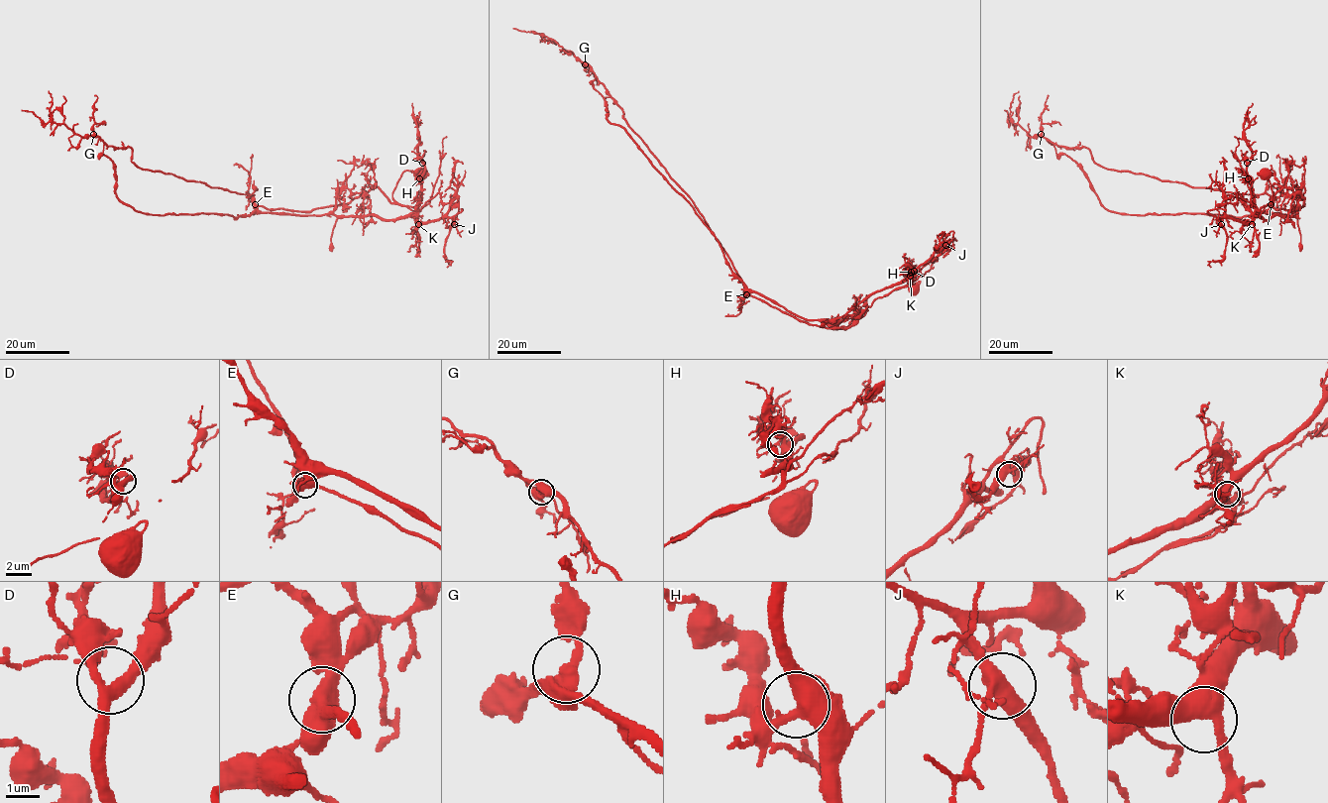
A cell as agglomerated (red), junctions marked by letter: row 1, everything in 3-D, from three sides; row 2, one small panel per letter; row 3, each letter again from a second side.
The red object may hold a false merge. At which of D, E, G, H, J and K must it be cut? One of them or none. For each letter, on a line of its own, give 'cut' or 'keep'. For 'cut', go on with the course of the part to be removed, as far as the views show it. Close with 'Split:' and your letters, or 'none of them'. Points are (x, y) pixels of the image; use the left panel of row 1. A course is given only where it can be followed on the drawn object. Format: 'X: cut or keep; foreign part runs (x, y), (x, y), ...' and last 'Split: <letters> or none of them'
D: keep
E: cut; foreign part runs (255, 204), (253, 193), (143, 170), (132, 162), (131, 148), (108, 147), (22, 110)
G: keep
H: keep
J: keep
K: keep
Split: E

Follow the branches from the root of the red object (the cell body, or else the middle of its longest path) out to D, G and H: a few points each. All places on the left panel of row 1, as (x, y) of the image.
D: (239, 193), (253, 193), (255, 207), (262, 211), (377, 215), (394, 220), (410, 214), (419, 200), (422, 163)
G: (239, 193), (139, 168), (132, 162), (130, 147), (108, 147), (93, 134)
H: (239, 193), (253, 193), (255, 207), (262, 211), (377, 215), (394, 220), (413, 211), (420, 198), (419, 178)

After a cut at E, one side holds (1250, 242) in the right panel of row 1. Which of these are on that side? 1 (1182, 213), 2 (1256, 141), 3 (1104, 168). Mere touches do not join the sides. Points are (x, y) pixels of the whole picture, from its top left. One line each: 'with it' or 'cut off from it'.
1: with it
2: with it
3: cut off from it

